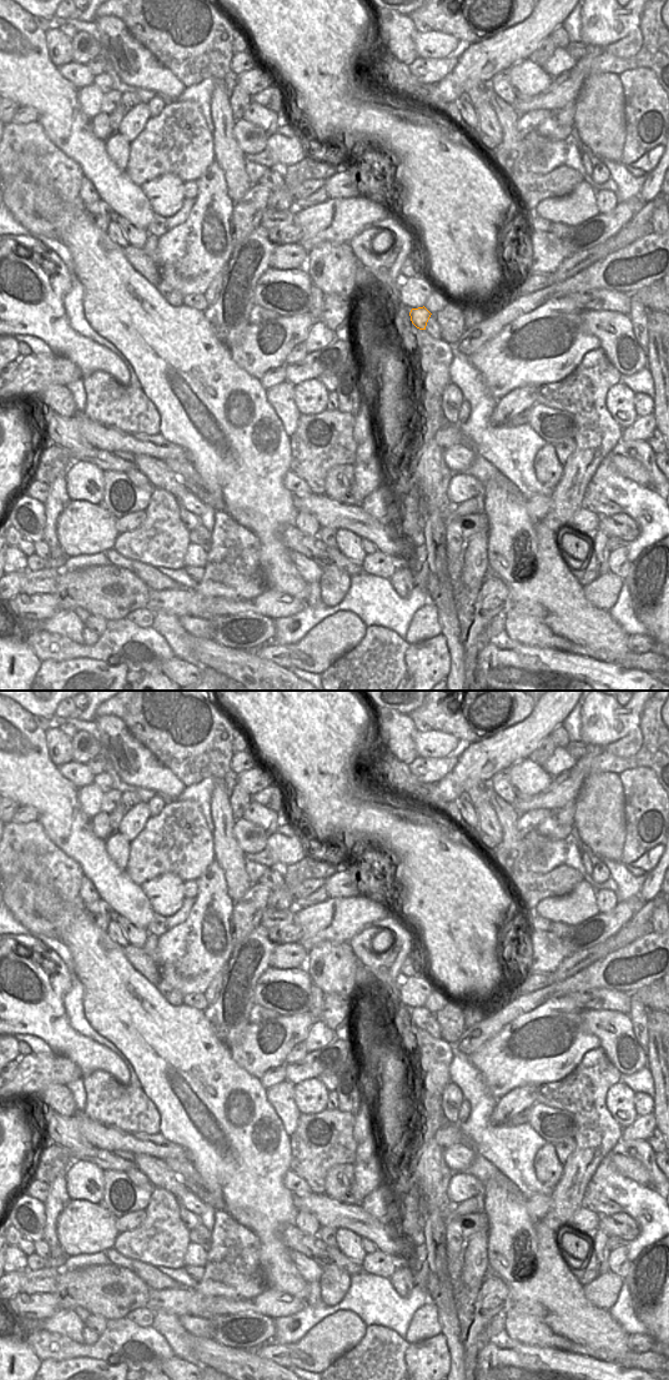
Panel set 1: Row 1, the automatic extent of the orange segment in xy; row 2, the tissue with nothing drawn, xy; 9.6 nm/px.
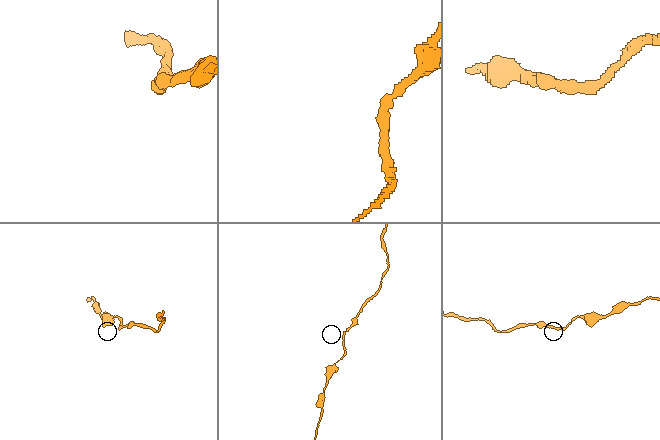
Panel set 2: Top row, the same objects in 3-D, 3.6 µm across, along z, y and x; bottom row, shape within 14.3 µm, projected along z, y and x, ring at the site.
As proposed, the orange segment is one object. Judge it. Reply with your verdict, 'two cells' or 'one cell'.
one cell

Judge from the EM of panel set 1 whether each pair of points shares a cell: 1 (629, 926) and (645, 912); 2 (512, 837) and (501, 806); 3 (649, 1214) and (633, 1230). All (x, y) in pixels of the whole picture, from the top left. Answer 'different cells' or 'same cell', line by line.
1: same cell
2: same cell
3: different cells

